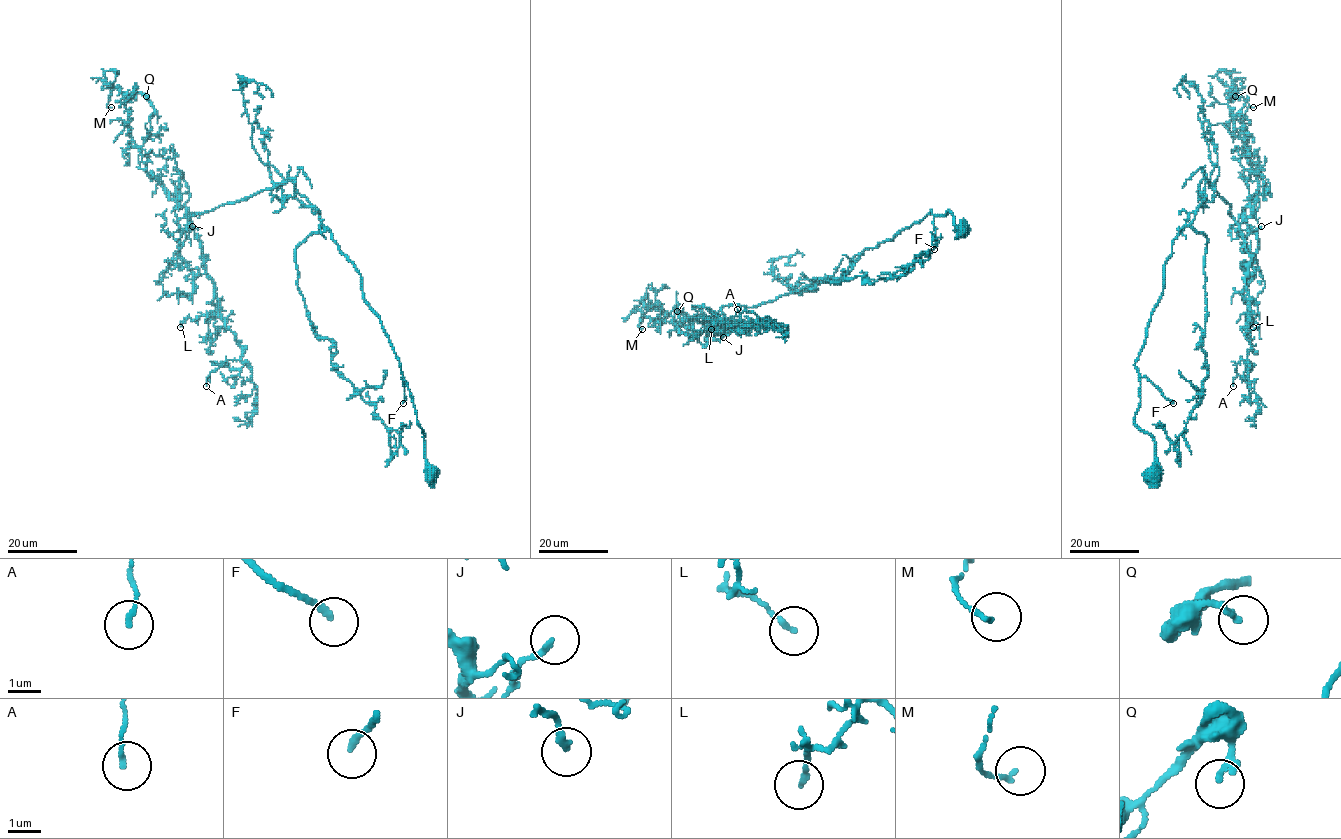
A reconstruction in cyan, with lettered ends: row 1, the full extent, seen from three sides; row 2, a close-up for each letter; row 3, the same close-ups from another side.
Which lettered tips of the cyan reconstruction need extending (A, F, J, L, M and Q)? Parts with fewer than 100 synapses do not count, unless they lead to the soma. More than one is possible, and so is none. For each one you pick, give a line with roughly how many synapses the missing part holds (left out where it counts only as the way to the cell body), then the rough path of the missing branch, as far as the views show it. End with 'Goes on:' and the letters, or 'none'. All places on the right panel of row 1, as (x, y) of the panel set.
F: Roughly 1000 synapses. Course of what is missing: (1173, 403), (1190, 479), (1202, 497), (1197, 553), (1231, 514), (1236, 476), (1250, 463), (1247, 431), (1243, 462)
Goes on: F

